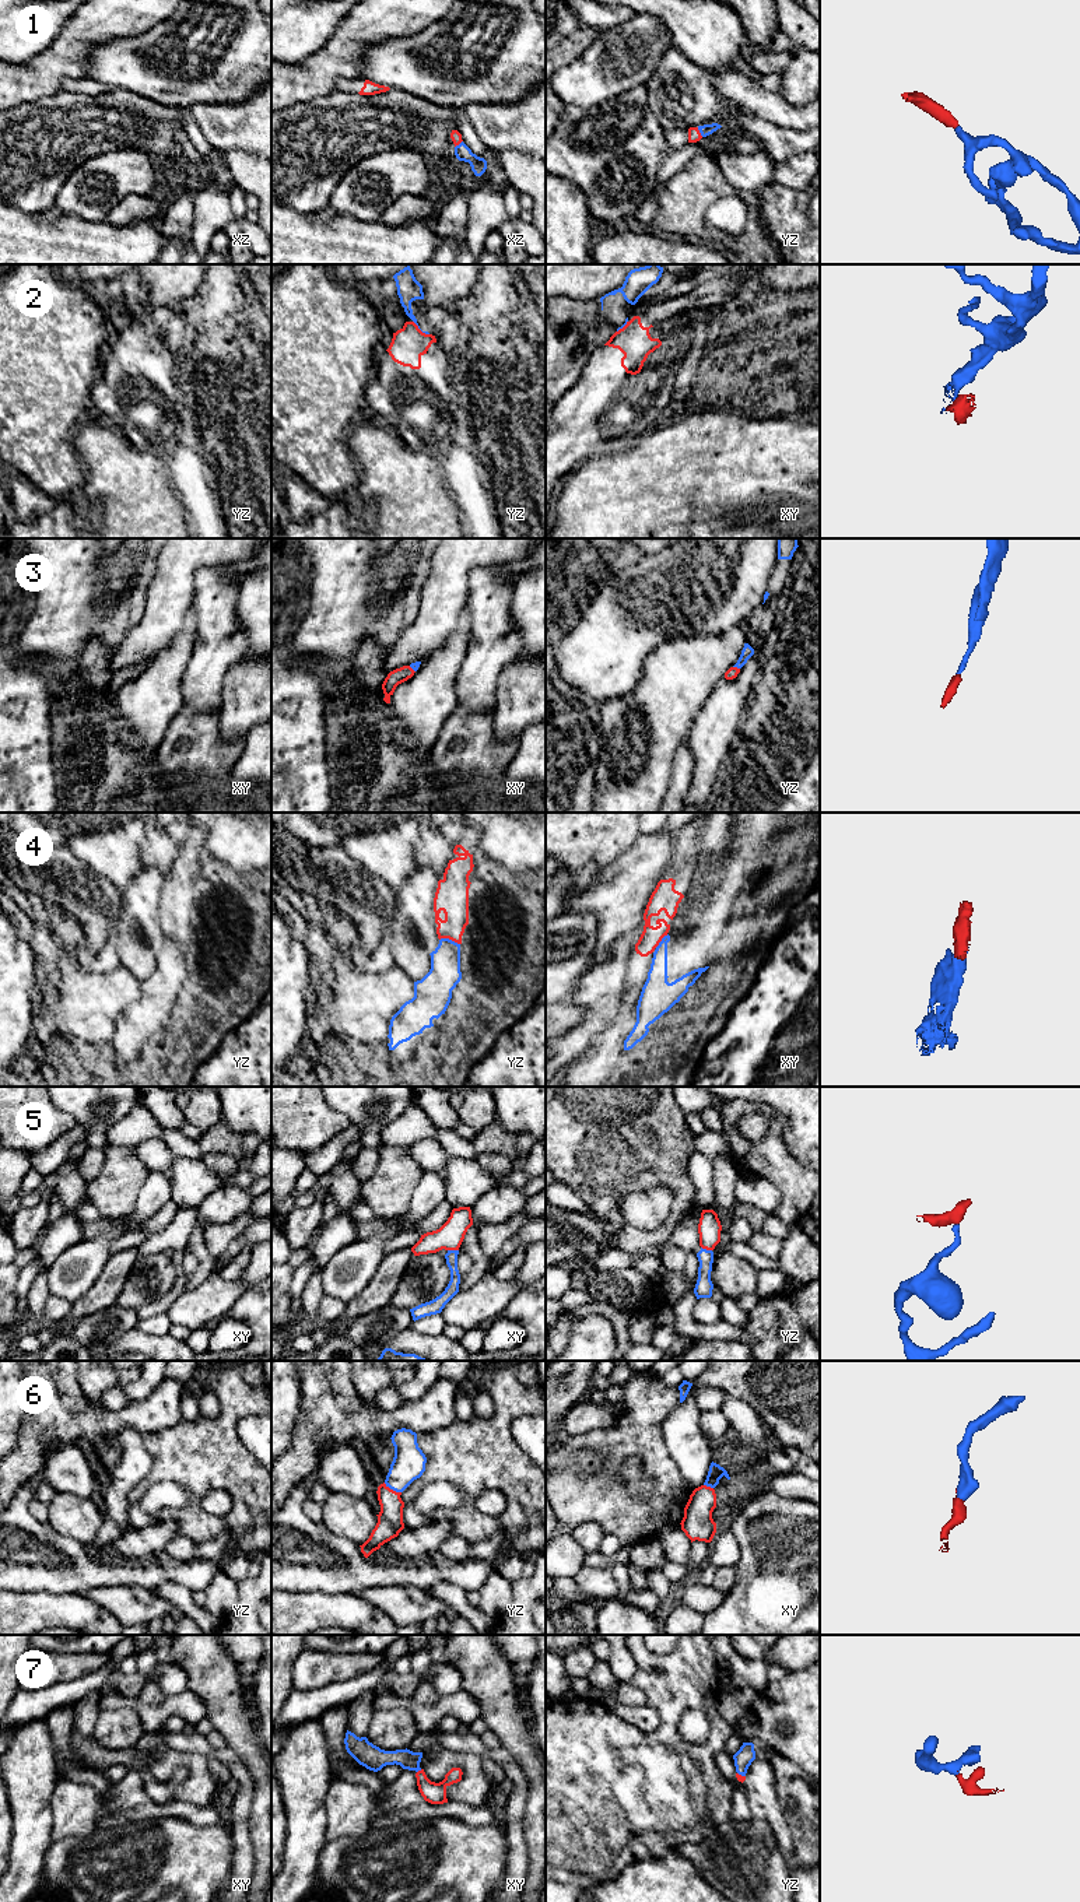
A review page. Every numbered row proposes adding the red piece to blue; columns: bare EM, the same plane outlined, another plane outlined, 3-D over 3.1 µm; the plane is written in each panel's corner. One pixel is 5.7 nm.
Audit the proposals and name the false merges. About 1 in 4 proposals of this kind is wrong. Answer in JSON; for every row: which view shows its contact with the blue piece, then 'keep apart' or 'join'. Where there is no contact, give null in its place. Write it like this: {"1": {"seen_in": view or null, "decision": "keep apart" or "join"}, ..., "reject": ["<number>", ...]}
{"1": {"seen_in": "yz", "decision": "join"}, "2": {"seen_in": "yz", "decision": "keep apart"}, "3": {"seen_in": "yz", "decision": "join"}, "4": {"seen_in": "yz", "decision": "keep apart"}, "5": {"seen_in": "xy", "decision": "join"}, "6": {"seen_in": "yz", "decision": "join"}, "7": {"seen_in": "xy", "decision": "join"}, "reject": ["2", "4"]}

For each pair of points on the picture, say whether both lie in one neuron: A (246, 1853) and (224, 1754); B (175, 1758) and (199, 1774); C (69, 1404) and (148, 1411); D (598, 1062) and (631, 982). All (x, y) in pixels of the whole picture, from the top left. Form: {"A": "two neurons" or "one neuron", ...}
{"A": "one neuron", "B": "one neuron", "C": "one neuron", "D": "one neuron"}

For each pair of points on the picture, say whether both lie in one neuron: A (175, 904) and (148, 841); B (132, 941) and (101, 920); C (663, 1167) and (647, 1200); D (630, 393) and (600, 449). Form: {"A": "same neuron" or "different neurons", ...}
{"A": "different neurons", "B": "different neurons", "C": "different neurons", "D": "same neuron"}

